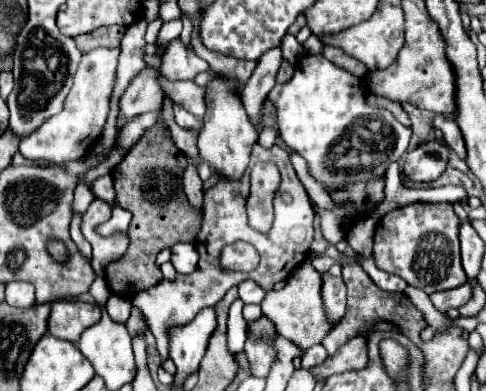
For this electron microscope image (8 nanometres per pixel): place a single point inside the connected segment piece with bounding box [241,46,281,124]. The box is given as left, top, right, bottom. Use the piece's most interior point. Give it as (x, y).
(262, 80)

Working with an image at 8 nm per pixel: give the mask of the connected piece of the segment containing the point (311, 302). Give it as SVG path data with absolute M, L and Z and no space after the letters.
M309 260L301 262L291 272L287 286L283 290L269 290L265 300L261 302L261 308L263 308L263 314L273 320L273 324L277 326L277 332L283 338L295 342L295 346L303 350L315 344L321 344L325 334L331 330L331 326L327 324L327 316L323 314L325 308L321 304L321 276L315 272Z

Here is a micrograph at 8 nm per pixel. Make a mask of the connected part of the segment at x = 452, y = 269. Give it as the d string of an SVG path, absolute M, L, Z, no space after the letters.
M415 202L415 204L407 204L385 214L375 230L373 258L375 258L377 268L389 274L401 276L409 286L421 288L427 294L433 294L437 290L451 290L467 282L467 274L463 274L461 256L459 256L459 218L453 212L453 206L449 202L441 202L441 204Z

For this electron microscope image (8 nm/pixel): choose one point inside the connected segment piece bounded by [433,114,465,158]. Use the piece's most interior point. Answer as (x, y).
(452, 135)

